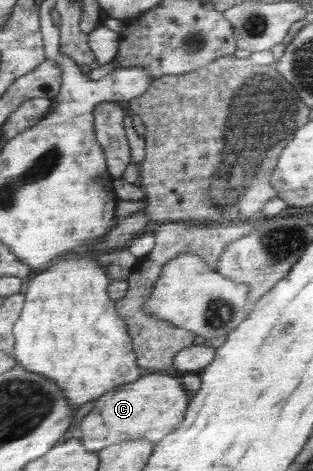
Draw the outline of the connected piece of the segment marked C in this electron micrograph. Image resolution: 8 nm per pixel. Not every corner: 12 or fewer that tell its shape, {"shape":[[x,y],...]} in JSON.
{"shape":[[147,372],[98,397],[86,450],[158,444],[184,420],[178,377]]}

